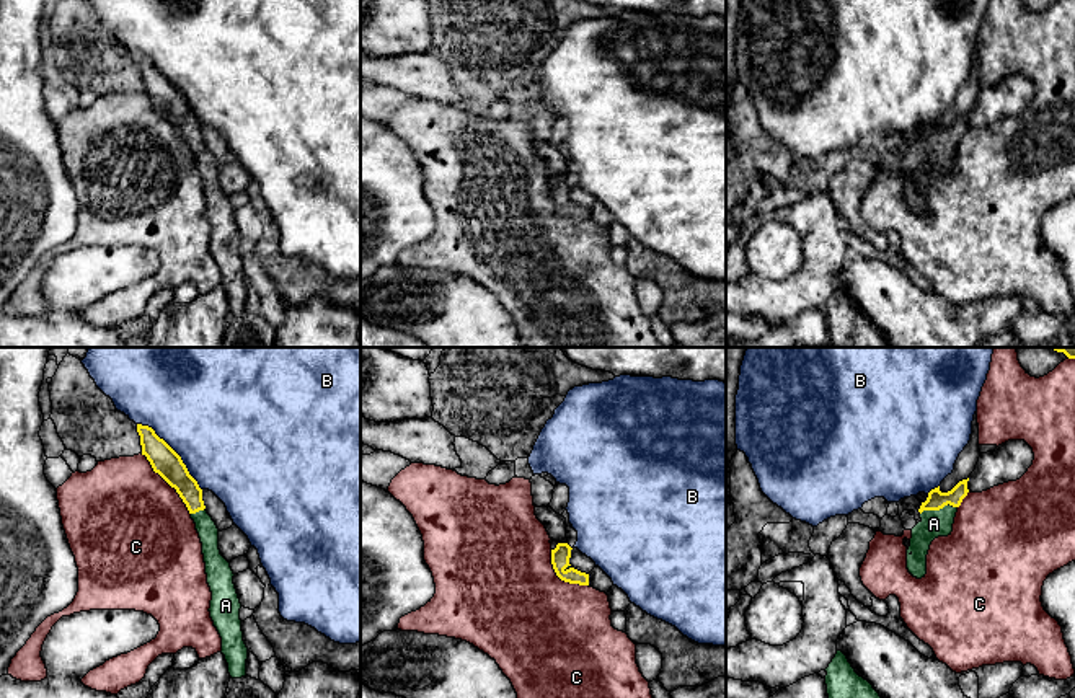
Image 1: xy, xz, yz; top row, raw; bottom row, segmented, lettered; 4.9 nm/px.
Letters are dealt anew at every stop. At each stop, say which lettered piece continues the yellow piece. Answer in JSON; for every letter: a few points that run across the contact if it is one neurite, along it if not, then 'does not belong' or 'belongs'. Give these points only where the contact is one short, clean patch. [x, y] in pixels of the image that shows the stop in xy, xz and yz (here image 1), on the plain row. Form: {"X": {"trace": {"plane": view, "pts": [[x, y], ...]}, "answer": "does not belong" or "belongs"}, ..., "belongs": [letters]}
{"A": {"trace": {"plane": "yz", "pts": [[937, 134], [938, 144], [933, 159]]}, "answer": "belongs"}, "B": {"answer": "does not belong"}, "C": {"answer": "does not belong"}, "belongs": ["A"]}

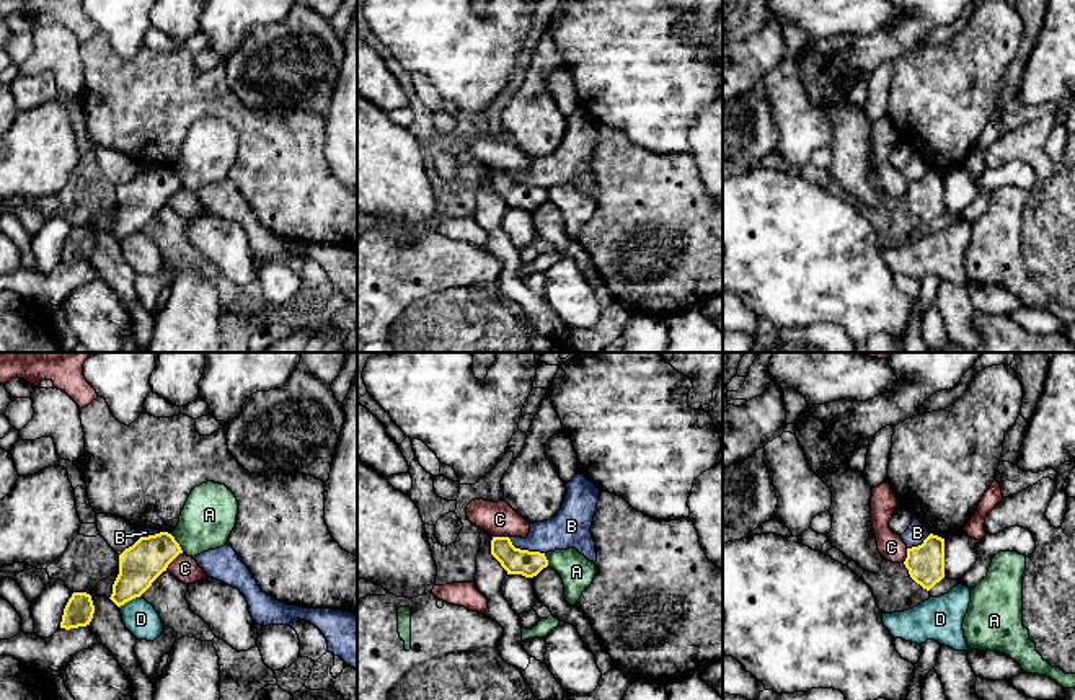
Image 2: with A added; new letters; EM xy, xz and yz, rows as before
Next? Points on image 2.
{"A": {"answer": "does not belong"}, "B": {"answer": "does not belong"}, "C": {"trace": {"plane": "xy", "pts": [[181, 186], [165, 203]]}, "answer": "does not belong"}, "D": {"trace": {"plane": "xy", "pts": [[141, 229], [119, 242]]}, "answer": "does not belong"}, "belongs": []}

